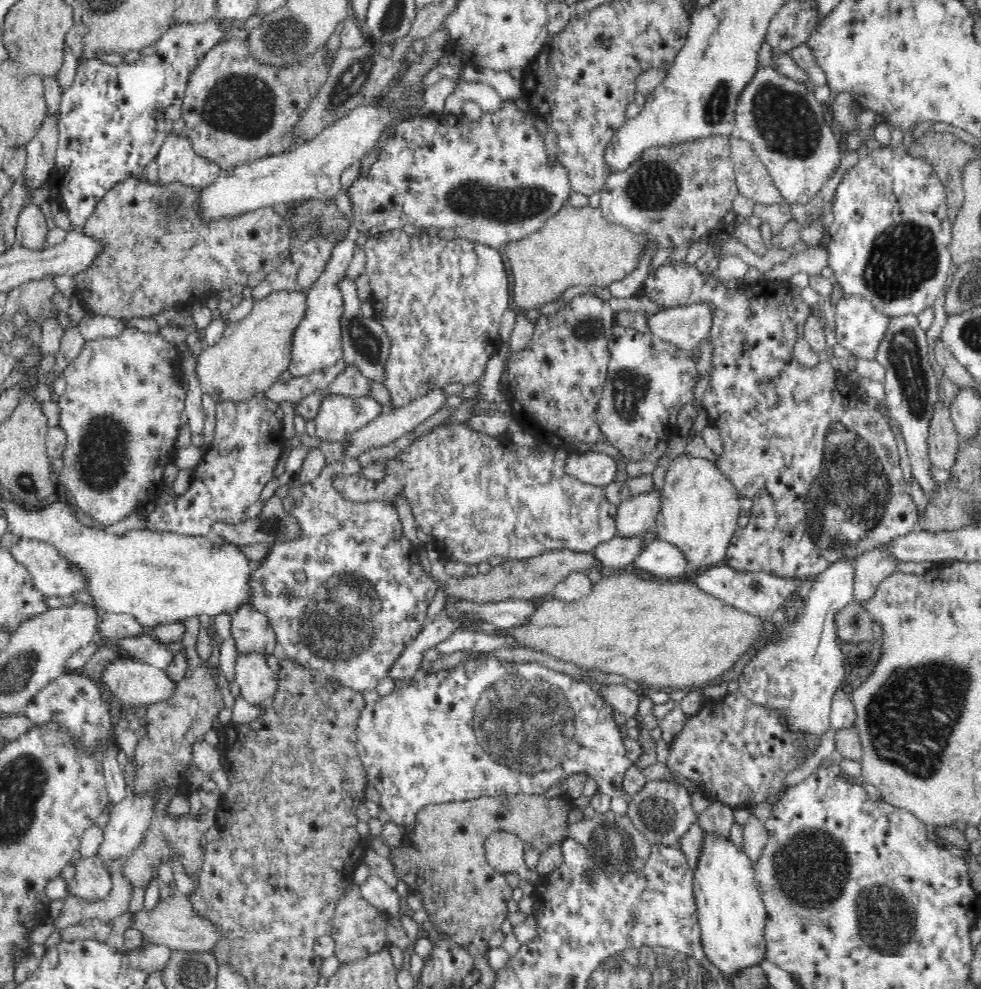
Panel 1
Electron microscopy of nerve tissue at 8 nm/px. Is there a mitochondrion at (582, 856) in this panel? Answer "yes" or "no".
yes

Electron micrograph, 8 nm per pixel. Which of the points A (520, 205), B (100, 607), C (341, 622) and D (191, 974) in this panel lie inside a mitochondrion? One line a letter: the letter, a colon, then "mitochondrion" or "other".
A: mitochondrion
B: other
C: mitochondrion
D: mitochondrion

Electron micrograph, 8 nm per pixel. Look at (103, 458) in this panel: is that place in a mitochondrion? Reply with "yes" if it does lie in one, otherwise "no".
yes

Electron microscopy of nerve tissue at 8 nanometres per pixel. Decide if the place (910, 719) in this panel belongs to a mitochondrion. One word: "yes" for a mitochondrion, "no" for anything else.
yes

